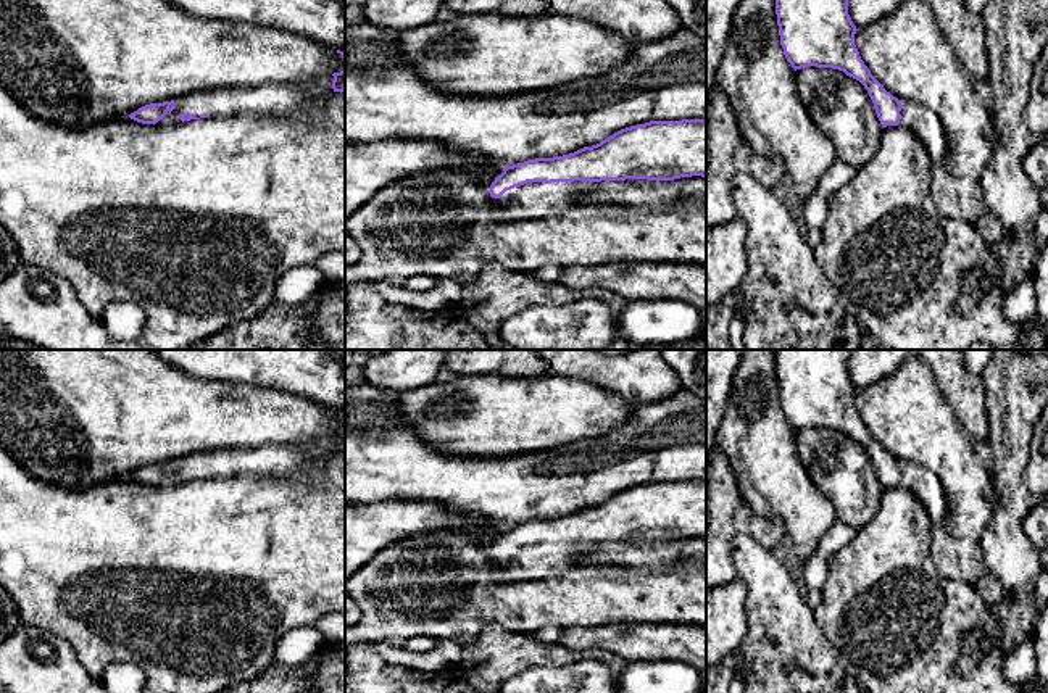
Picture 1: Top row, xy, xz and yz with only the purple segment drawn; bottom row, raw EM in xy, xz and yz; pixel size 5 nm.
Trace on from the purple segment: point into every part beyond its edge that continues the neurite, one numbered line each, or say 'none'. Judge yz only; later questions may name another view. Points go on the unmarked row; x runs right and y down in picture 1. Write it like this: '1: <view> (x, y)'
1: yz (924, 484)

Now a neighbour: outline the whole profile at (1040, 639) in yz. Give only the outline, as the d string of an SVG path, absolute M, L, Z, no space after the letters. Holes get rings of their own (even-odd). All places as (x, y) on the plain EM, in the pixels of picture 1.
M1040 603L1038 617L1035 622L1035 659L1037 675L1042 677L1048 693L1048 603Z

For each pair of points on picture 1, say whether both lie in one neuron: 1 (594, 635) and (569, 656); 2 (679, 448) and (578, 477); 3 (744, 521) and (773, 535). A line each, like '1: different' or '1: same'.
1: different
2: same
3: same

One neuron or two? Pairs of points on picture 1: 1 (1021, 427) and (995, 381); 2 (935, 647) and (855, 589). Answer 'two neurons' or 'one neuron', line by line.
1: one neuron
2: one neuron

